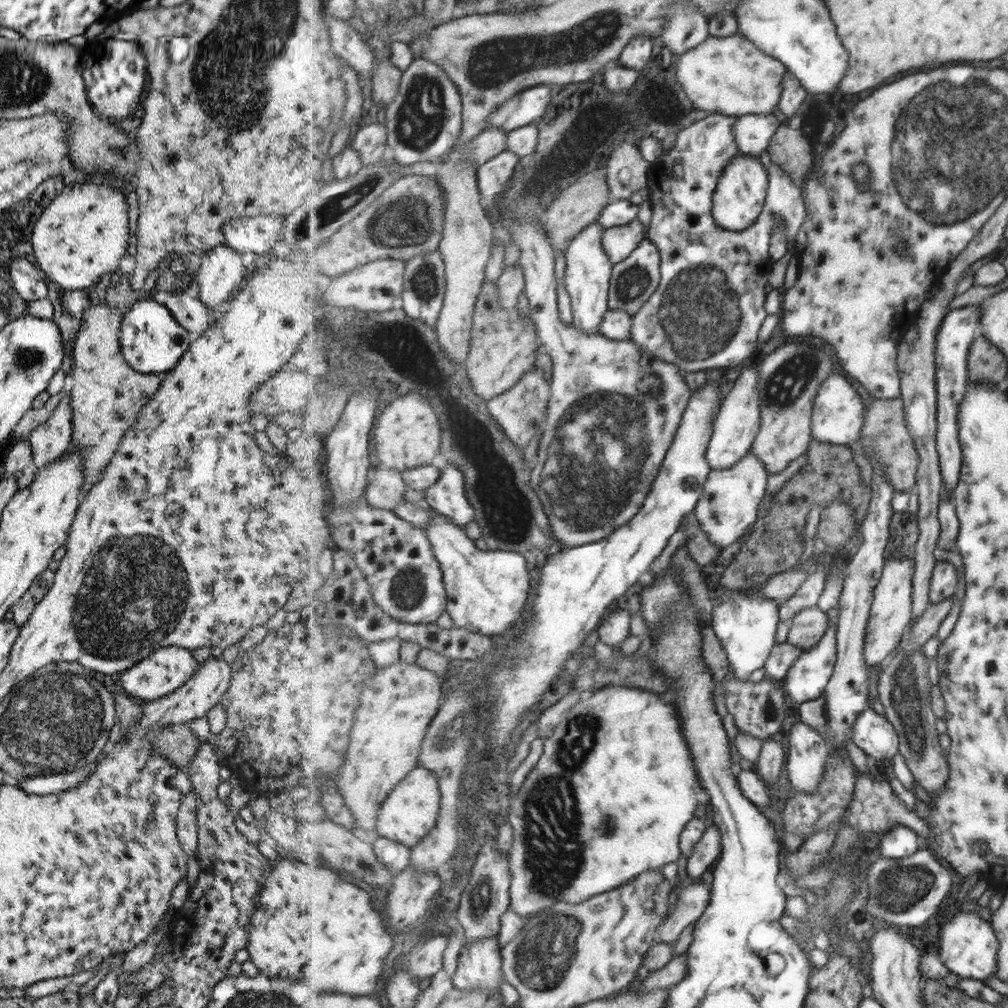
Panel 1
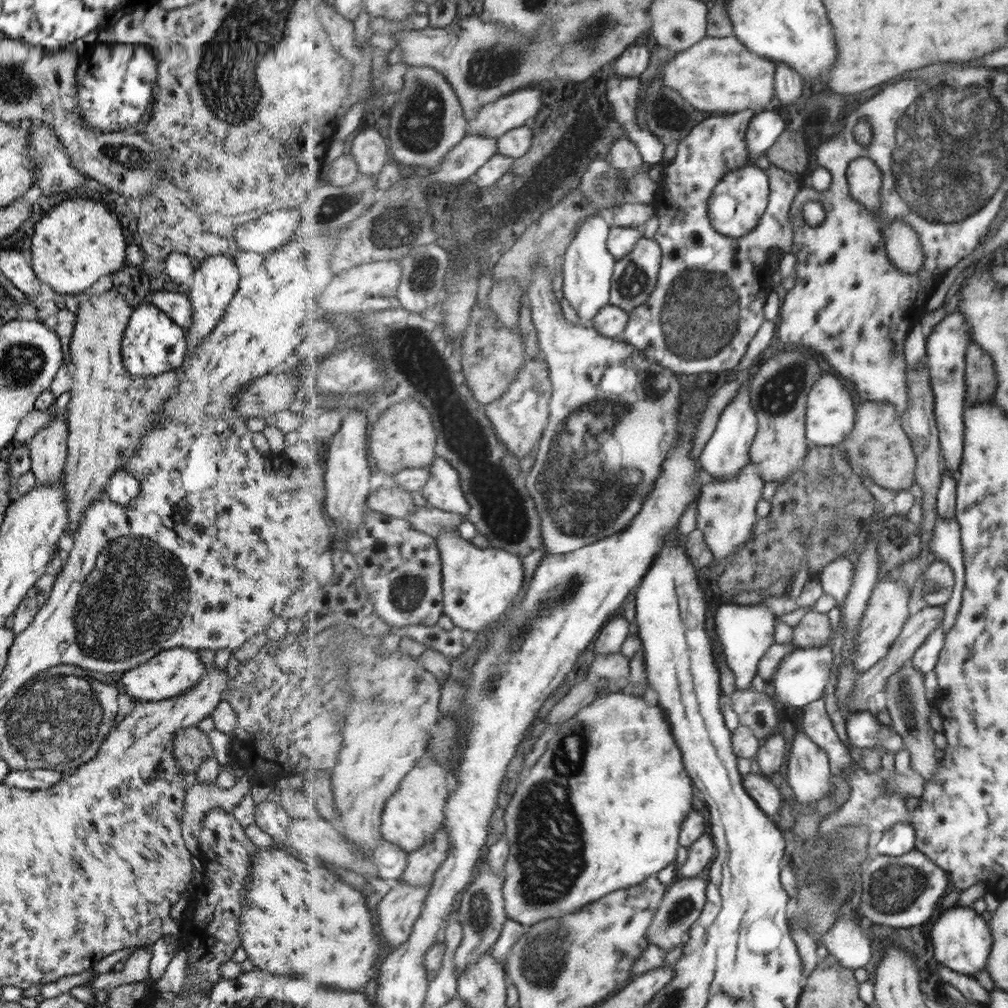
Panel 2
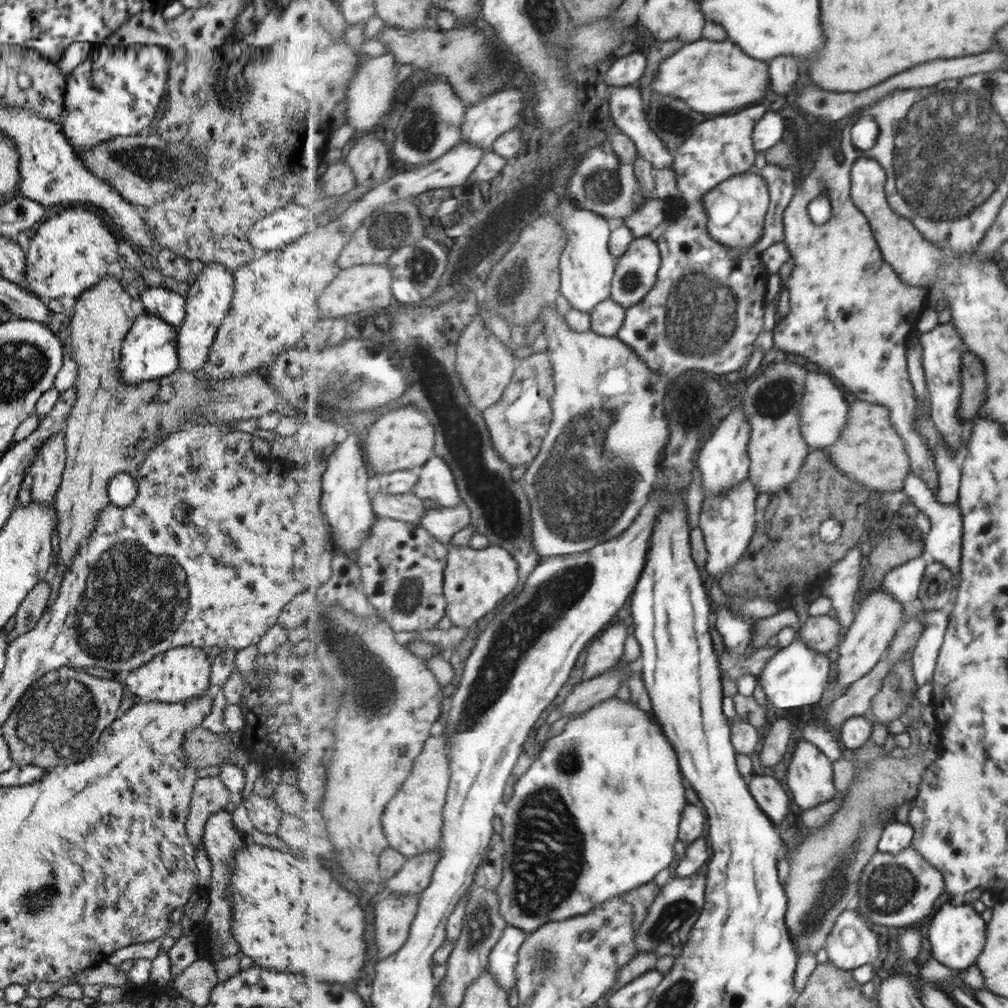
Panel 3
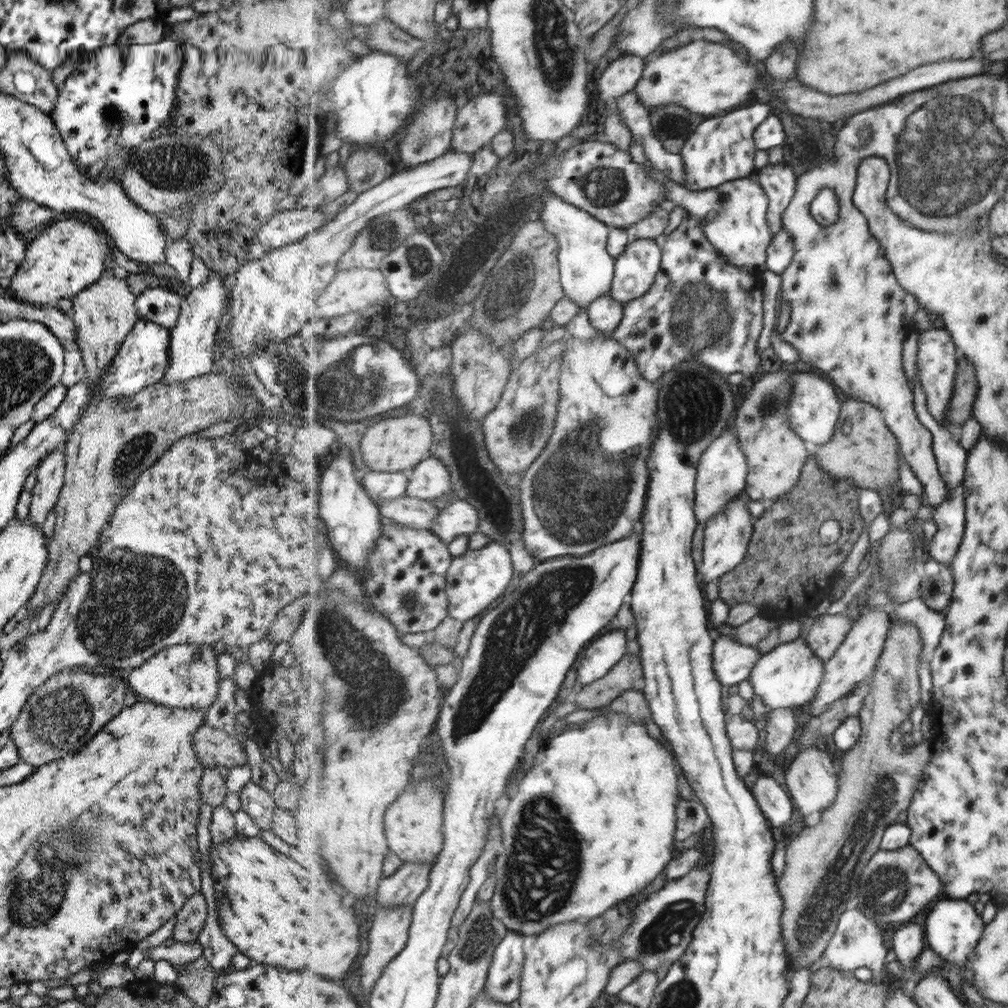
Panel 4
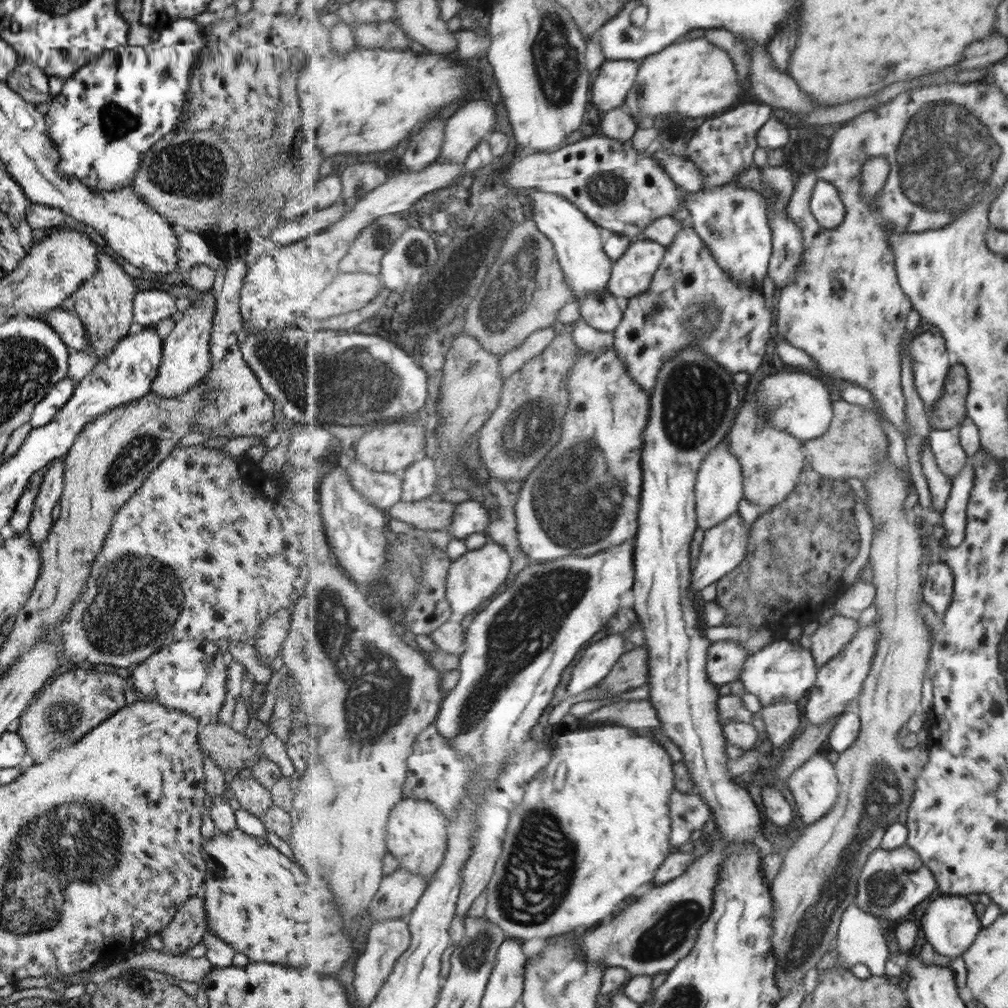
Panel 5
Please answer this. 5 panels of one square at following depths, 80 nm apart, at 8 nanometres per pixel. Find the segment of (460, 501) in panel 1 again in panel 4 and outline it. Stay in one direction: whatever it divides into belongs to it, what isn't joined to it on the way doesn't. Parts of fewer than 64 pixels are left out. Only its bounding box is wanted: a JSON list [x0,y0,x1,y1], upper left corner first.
[407,456,454,500]

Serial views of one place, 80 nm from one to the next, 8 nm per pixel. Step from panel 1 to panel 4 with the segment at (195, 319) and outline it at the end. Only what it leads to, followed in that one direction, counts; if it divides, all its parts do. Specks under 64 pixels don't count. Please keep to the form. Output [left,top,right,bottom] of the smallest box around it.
[134,287,182,329]

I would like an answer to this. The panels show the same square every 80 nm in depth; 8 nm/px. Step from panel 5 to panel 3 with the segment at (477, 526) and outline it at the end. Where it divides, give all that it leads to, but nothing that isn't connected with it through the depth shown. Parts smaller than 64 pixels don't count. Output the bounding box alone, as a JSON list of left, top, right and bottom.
[420,506,472,544]

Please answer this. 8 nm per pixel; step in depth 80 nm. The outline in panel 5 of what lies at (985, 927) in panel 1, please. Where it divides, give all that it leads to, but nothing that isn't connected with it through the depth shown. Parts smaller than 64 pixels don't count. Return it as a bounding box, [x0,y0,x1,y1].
[921,895,979,957]

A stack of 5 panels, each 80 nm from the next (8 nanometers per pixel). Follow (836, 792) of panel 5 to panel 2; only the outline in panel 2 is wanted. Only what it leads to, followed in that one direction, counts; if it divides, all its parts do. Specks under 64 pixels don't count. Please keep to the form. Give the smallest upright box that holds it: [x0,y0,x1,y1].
[787,731,833,802]

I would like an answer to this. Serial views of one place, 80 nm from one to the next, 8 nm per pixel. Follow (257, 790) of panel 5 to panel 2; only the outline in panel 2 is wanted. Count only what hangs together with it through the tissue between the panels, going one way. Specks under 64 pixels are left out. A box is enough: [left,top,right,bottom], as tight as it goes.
[254,801,290,846]

